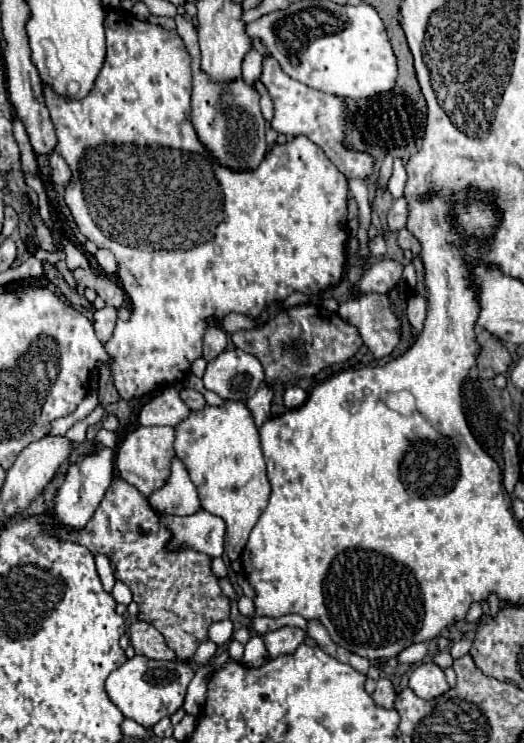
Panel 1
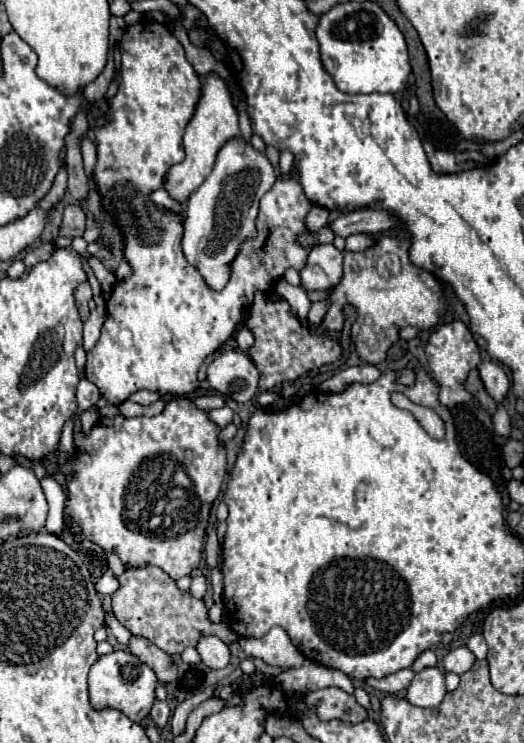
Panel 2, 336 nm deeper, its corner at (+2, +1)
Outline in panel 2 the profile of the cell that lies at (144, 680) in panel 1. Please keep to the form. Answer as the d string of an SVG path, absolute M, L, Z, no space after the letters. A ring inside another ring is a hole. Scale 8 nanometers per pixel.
M113 651L113 653L101 655L89 671L91 707L97 711L117 709L135 723L141 723L147 717L147 713L155 701L155 687L157 687L155 673L129 651Z

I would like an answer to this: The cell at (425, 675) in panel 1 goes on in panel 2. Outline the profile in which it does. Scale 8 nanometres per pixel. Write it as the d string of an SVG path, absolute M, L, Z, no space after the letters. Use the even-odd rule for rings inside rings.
M437 667L423 669L407 689L407 701L417 707L437 707L445 697L445 675Z

